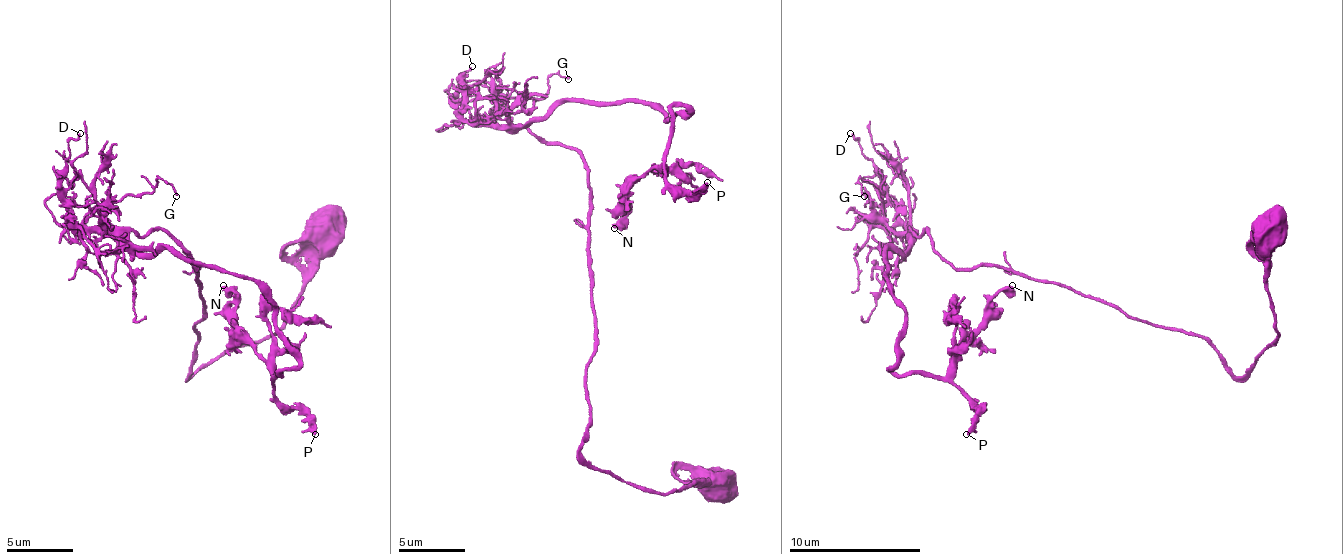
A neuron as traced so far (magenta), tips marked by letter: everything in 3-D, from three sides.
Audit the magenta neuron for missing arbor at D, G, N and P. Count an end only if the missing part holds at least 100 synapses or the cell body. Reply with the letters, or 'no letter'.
no letter

